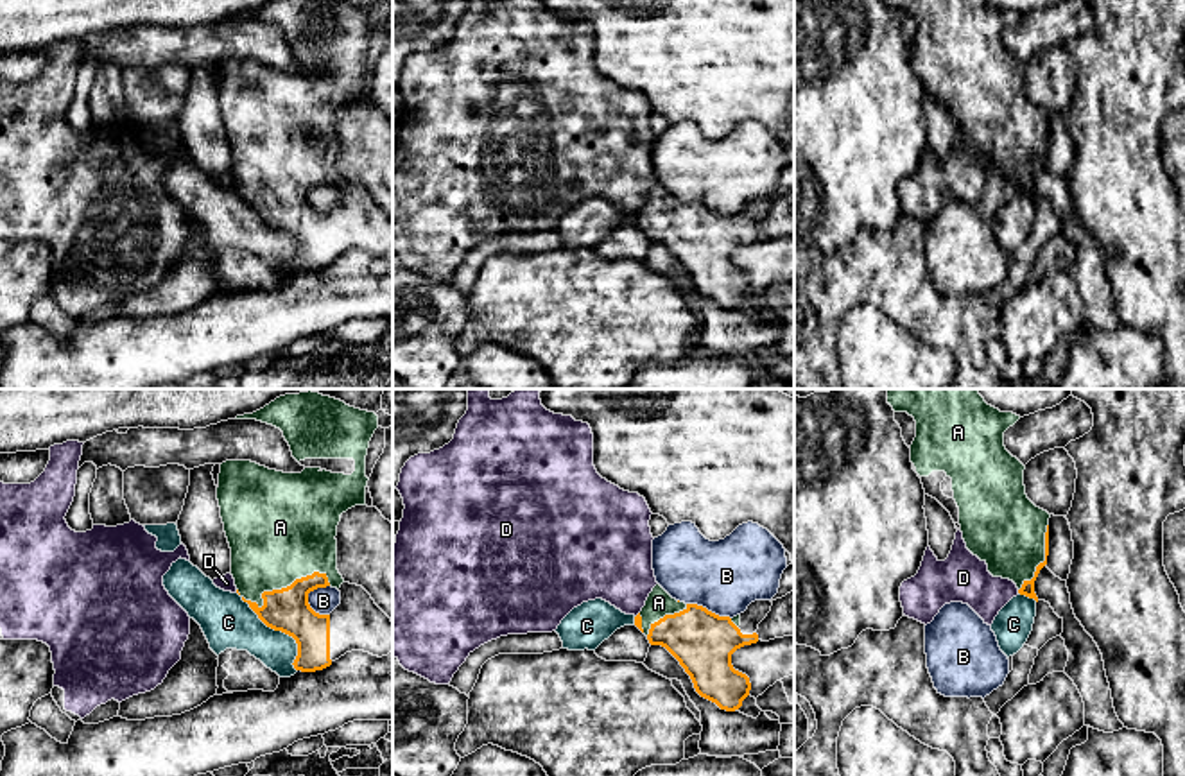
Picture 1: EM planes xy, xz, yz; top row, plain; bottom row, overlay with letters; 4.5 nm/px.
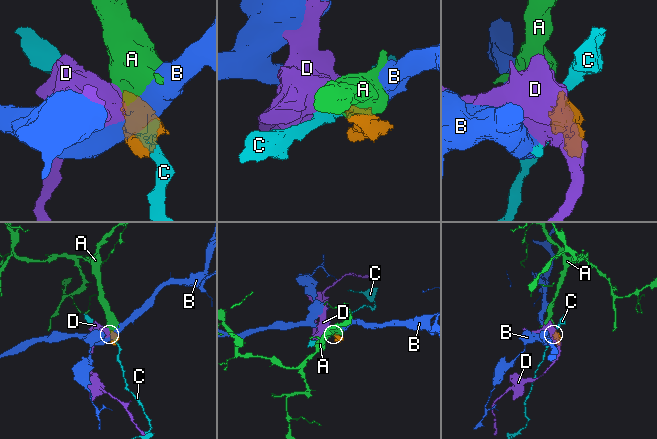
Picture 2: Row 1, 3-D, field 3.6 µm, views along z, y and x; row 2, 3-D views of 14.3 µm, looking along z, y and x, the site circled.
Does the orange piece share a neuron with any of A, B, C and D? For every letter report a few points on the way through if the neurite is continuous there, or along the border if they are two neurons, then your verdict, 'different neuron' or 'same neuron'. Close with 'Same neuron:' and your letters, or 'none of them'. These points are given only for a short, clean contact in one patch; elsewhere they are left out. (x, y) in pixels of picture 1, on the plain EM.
A: same neuron
B: border along xy (328, 183), (318, 185), (309, 192), (309, 203), (320, 214); different neuron
C: different neuron
D: border along xz (639, 210), (635, 215); different neuron
Same neuron: A

